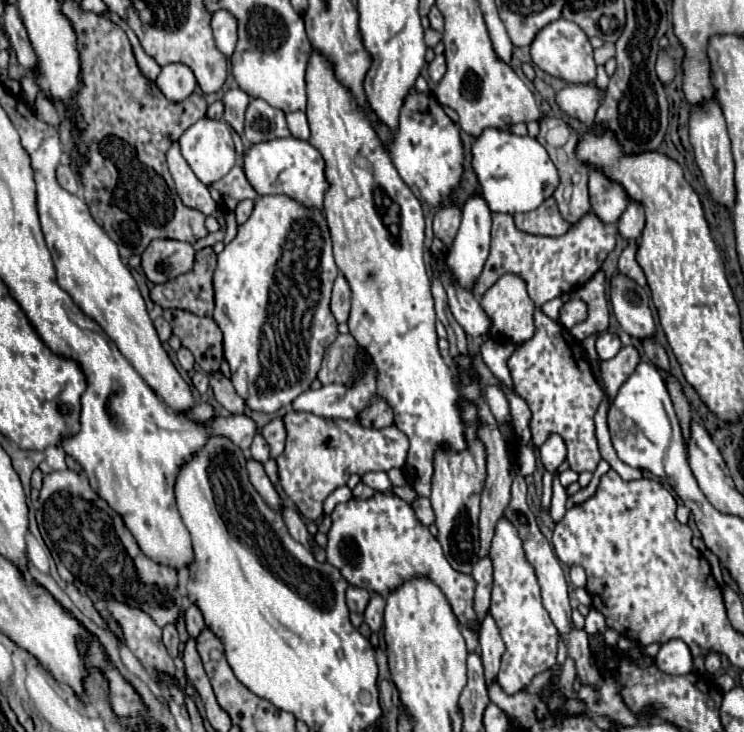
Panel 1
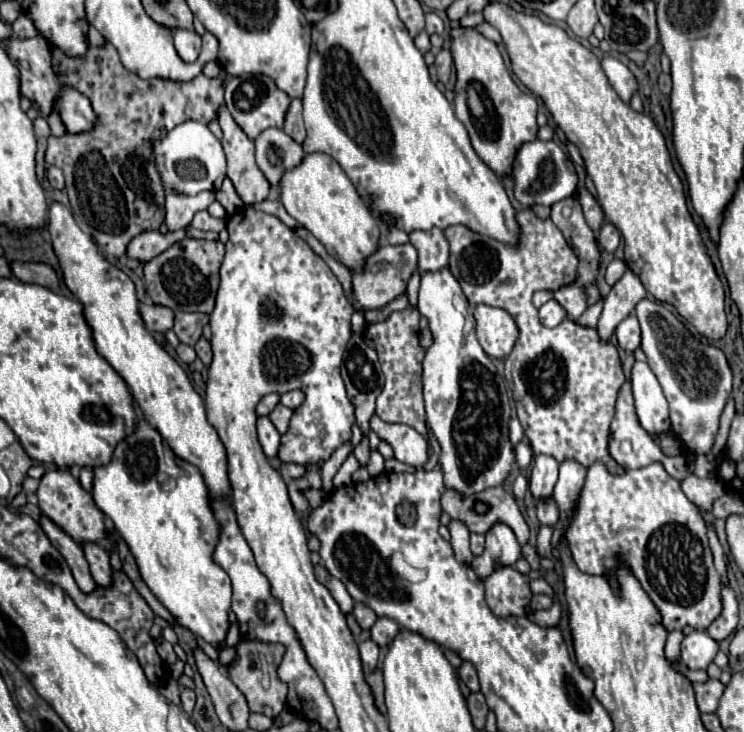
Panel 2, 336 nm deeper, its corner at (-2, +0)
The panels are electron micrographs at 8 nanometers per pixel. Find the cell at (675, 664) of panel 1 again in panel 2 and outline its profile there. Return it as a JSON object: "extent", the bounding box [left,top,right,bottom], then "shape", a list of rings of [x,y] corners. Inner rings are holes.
{"extent":[681,631,719,669],"shape":[[[691,631],[681,643],[681,661],[689,669],[707,669],[719,651],[719,643],[705,631]]]}

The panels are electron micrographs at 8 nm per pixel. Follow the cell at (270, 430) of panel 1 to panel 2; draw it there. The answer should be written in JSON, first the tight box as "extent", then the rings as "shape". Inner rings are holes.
{"extent":[269,405,291,433],"shape":[[[277,405],[271,413],[269,413],[269,417],[271,417],[271,421],[273,421],[273,425],[277,427],[277,431],[279,433],[285,433],[287,431],[287,425],[289,425],[289,419],[291,419],[291,409],[289,407],[285,407],[285,405]]]}

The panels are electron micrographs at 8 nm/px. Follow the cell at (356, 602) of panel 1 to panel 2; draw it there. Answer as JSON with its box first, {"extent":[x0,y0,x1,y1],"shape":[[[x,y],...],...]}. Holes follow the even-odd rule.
{"extent":[353,603,377,629],"shape":[[[355,603],[355,609],[353,609],[353,615],[357,619],[357,623],[361,625],[361,629],[371,629],[373,623],[377,621],[377,615],[363,603]]]}

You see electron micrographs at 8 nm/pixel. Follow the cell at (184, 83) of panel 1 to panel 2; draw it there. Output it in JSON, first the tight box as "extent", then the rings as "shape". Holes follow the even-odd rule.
{"extent":[173,29,201,63],"shape":[[[175,29],[173,37],[175,37],[175,49],[177,49],[179,57],[185,63],[193,63],[199,57],[201,35],[195,31],[189,31],[189,29]]]}

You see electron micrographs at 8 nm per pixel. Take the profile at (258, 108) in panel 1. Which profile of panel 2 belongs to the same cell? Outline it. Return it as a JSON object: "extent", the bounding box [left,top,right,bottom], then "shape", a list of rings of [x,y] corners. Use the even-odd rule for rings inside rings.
{"extent":[257,129,305,187],"shape":[[[265,129],[257,139],[257,165],[267,177],[267,181],[277,187],[283,173],[297,167],[305,153],[301,145],[297,145],[283,129]]]}

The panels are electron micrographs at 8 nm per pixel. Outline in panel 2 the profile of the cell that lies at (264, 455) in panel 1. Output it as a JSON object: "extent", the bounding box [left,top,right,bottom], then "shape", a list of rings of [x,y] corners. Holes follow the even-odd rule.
{"extent":[257,417,279,459],"shape":[[[259,417],[257,419],[257,433],[259,433],[259,443],[267,455],[267,459],[275,459],[279,451],[279,431],[271,423],[269,417]]]}

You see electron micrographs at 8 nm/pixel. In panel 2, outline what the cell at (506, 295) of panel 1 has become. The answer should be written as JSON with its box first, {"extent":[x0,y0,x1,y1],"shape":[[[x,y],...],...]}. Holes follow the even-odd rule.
{"extent":[473,305,519,359],"shape":[[[477,305],[473,315],[477,321],[477,341],[483,347],[485,355],[493,359],[507,357],[519,335],[519,331],[515,329],[515,321],[511,321],[511,315],[489,305]]]}

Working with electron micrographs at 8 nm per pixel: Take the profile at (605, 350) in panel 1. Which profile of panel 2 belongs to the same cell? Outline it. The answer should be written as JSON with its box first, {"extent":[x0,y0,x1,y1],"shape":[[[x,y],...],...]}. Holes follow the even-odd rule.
{"extent":[617,313,641,351],"shape":[[[631,313],[627,319],[623,319],[617,327],[617,341],[625,351],[635,351],[641,343],[641,329],[635,313]]]}

